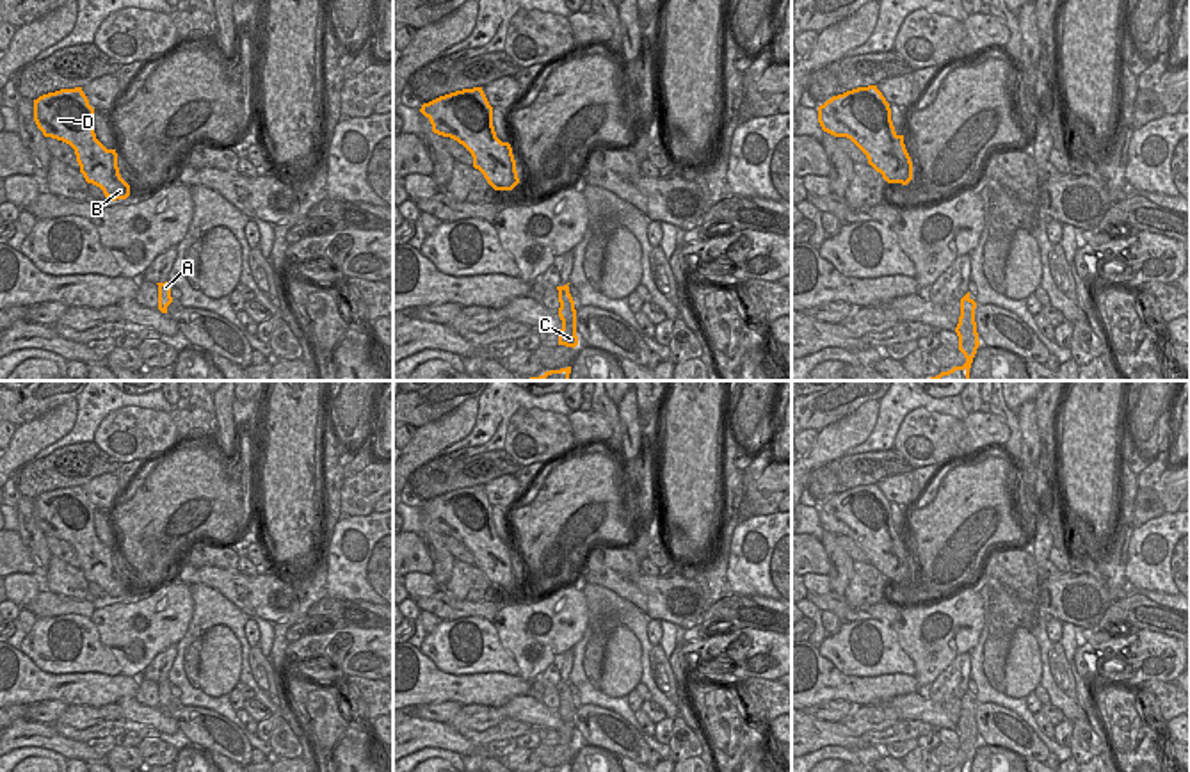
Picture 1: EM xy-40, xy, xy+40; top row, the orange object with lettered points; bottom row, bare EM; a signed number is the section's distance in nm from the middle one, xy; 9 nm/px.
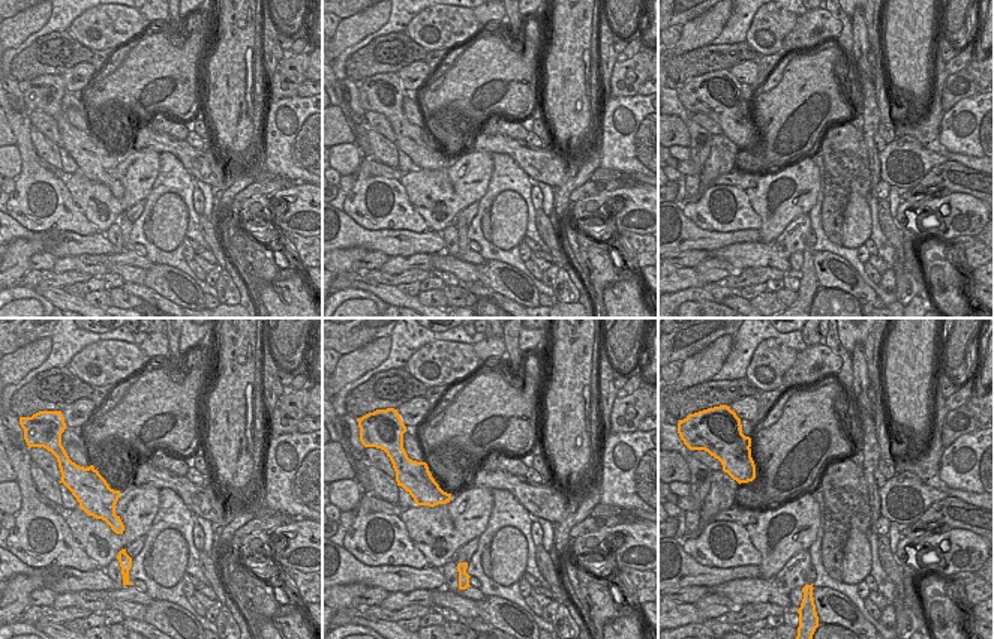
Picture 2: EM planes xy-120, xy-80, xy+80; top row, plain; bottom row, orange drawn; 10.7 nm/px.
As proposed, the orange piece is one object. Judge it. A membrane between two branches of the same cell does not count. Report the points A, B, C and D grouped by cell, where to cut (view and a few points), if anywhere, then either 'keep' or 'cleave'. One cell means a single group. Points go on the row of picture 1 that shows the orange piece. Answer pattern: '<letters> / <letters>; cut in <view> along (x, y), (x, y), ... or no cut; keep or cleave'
A B C D; no cut; keep

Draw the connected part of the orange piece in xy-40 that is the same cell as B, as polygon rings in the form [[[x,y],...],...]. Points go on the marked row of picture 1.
[[[82,87],[60,89],[34,100],[34,121],[44,137],[75,149],[87,183],[100,187],[105,197],[126,199],[130,185],[121,178],[116,149],[107,149],[94,133],[94,109]]]

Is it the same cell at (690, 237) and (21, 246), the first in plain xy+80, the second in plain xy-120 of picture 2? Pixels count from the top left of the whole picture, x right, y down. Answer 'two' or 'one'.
two

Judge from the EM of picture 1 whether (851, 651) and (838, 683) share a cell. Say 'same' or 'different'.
different

